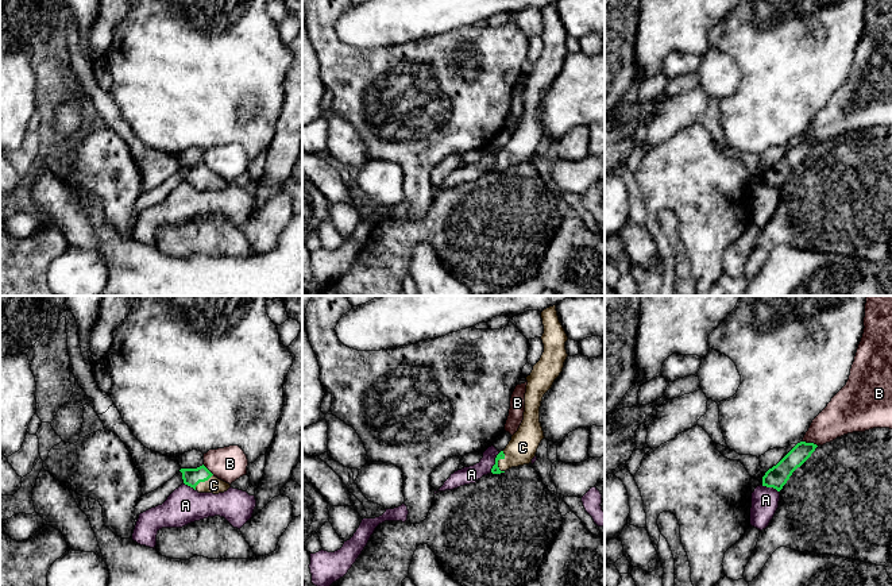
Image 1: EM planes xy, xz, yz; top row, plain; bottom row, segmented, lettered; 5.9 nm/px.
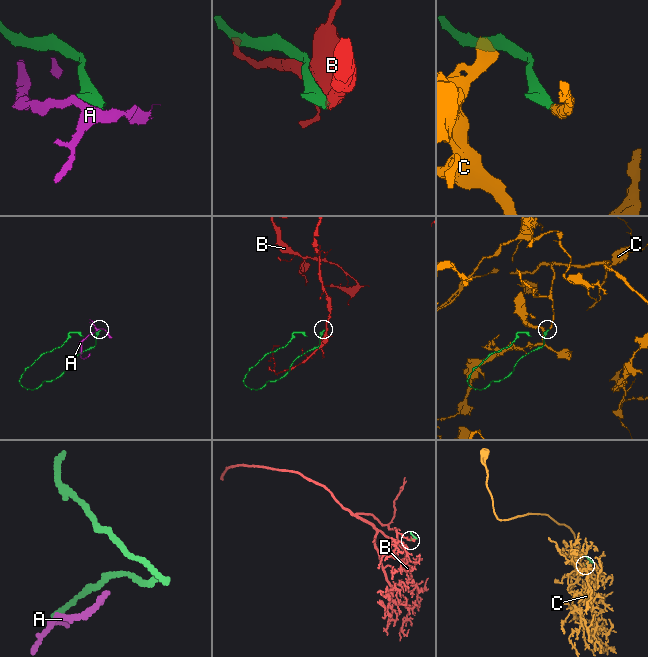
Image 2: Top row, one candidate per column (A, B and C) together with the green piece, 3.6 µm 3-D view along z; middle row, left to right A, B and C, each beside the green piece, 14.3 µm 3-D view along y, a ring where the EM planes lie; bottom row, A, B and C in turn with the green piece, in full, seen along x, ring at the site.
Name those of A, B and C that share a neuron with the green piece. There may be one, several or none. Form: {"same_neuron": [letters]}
{"same_neuron": ["C"]}

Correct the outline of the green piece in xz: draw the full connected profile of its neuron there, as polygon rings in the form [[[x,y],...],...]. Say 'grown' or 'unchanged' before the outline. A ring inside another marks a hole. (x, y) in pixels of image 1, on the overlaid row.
grown; [[[556,305],[544,309],[541,319],[544,352],[526,377],[524,420],[506,448],[497,455],[491,469],[493,474],[532,463],[541,440],[545,437],[540,423],[540,406],[544,394],[563,371],[568,356],[565,350],[568,336],[559,320]]]

